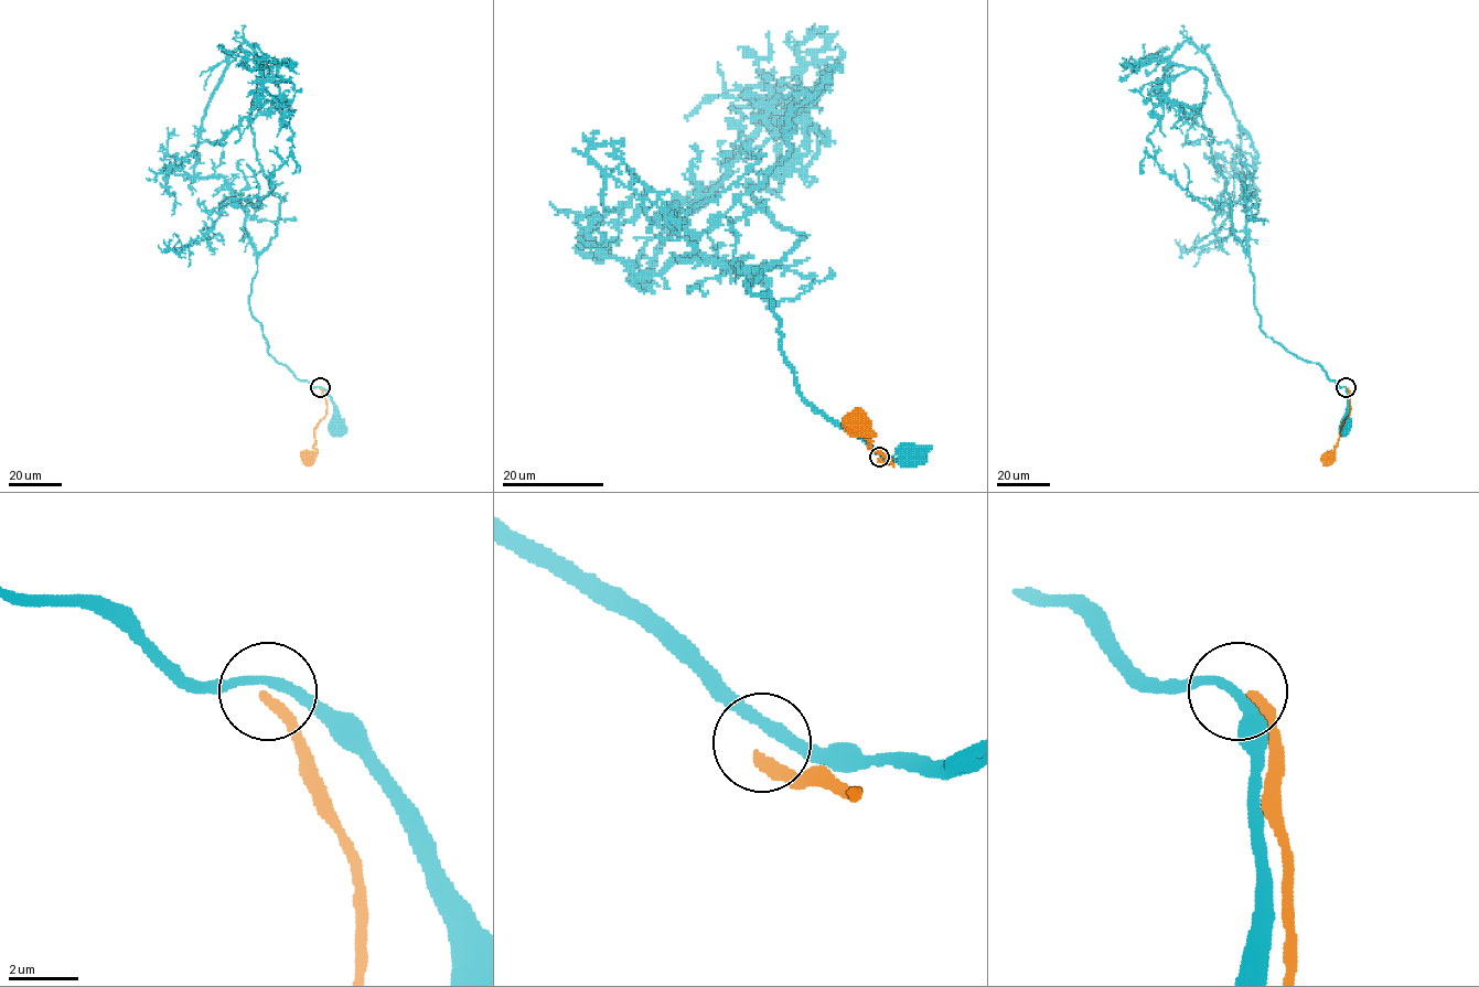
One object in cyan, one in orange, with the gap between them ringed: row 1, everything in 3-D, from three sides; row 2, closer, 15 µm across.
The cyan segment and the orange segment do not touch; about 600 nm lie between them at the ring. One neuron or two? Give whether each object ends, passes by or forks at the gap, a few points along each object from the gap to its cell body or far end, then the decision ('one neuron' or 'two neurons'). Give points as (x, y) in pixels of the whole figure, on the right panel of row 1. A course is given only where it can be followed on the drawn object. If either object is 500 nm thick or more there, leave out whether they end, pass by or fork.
cyan passes by; orange ends; course cyan (1346, 387), (1346, 425); course orange (1347, 387), (1350, 412), (1343, 421), (1333, 452), (1326, 456), (1328, 459); two neurons

